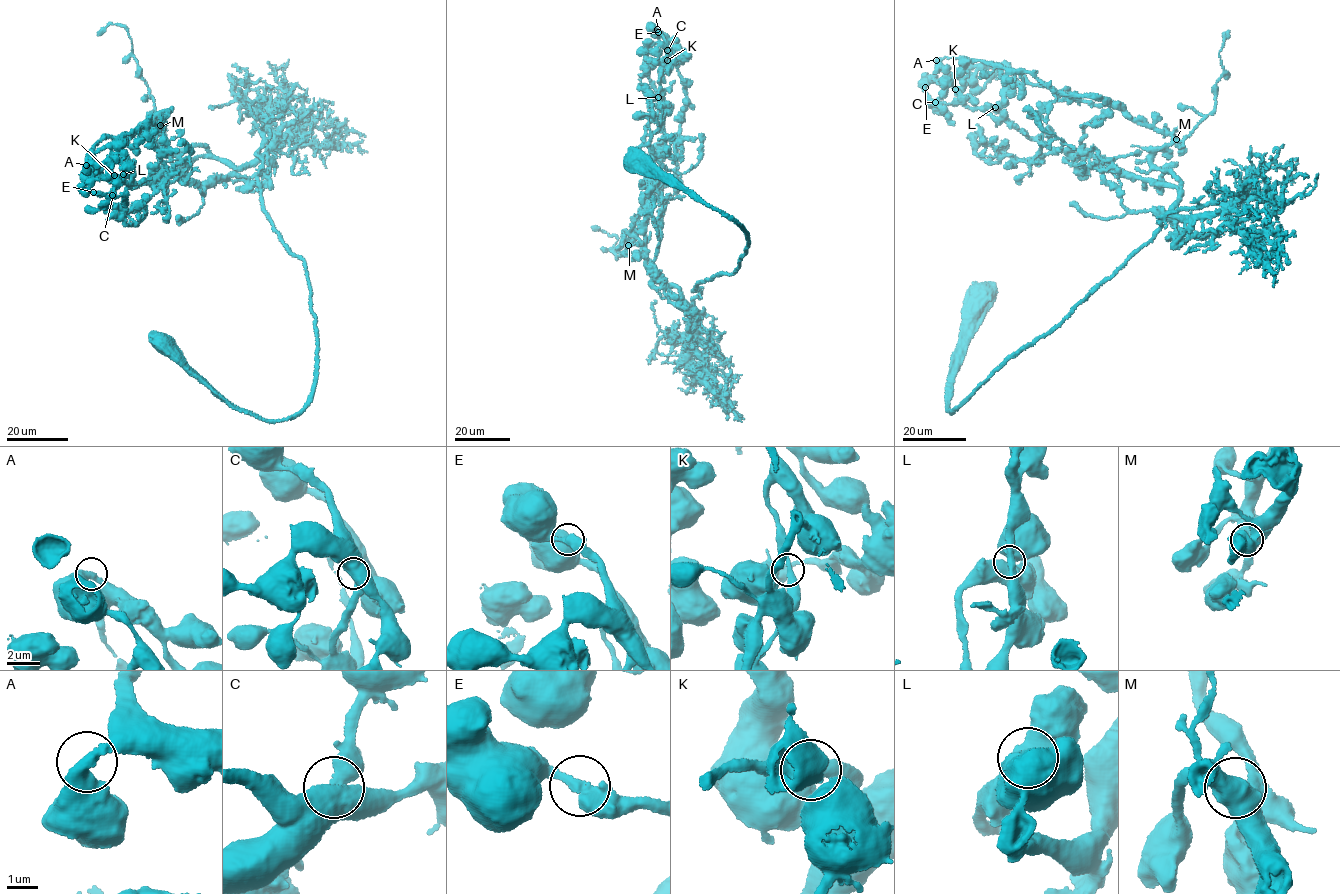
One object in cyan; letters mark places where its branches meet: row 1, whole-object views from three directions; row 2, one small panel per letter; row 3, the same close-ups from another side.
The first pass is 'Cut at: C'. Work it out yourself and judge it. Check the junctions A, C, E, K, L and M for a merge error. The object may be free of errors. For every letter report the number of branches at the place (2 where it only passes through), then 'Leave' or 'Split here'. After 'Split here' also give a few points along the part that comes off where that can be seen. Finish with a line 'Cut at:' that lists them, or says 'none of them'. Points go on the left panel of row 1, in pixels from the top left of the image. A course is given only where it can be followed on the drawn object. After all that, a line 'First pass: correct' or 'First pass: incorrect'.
A: Branches: 2. Leave
C: Branches: 2. Leave
E: Branches: 2. Leave
K: Branches: 2. Leave
L: Branches: 2. Leave
M: Branches: 2. Leave
Cut at: none of them
First pass: incorrect

